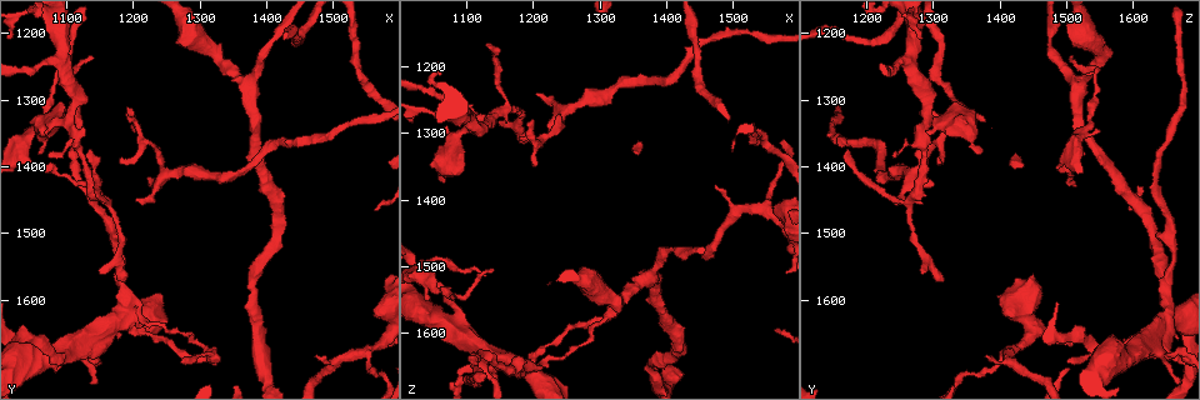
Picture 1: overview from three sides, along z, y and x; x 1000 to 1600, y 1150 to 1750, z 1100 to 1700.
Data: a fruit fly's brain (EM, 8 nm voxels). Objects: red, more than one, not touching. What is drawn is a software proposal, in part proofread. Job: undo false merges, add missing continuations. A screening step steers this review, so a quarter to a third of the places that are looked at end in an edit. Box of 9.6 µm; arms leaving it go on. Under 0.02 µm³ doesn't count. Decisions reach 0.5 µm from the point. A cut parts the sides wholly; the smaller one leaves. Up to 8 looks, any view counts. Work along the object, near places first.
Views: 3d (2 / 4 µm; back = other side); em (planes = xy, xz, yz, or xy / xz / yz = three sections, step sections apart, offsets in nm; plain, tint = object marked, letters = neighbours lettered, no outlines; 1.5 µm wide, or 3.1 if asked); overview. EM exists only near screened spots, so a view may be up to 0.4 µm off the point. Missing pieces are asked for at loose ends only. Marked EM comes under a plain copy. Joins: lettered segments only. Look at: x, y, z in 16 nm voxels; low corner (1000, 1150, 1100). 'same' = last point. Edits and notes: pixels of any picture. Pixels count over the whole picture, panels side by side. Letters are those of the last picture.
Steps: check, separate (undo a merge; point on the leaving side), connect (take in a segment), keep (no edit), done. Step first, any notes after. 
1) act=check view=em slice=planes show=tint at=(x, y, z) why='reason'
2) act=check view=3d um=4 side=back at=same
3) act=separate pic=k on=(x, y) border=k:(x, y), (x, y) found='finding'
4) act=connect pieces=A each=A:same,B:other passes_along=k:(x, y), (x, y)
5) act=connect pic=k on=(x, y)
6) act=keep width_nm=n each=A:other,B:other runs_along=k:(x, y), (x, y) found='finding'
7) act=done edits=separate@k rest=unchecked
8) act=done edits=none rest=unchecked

act=check view=em slice=planes show=letters at=(1335, 1250, 1545) why='thin neck'

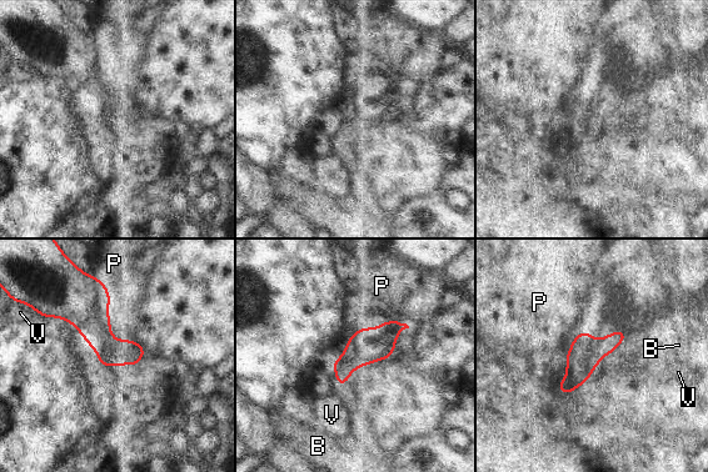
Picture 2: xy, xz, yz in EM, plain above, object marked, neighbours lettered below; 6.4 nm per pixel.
act=keep longest_contact=P:340nm each=B:other,P:other,V:other border=2:(408, 325), (385, 321), (357, 330) found='all the same neuron'

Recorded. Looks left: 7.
act=check view=em slice=planes show=letters at=(1095, 1235, 1265) why='arms part here'

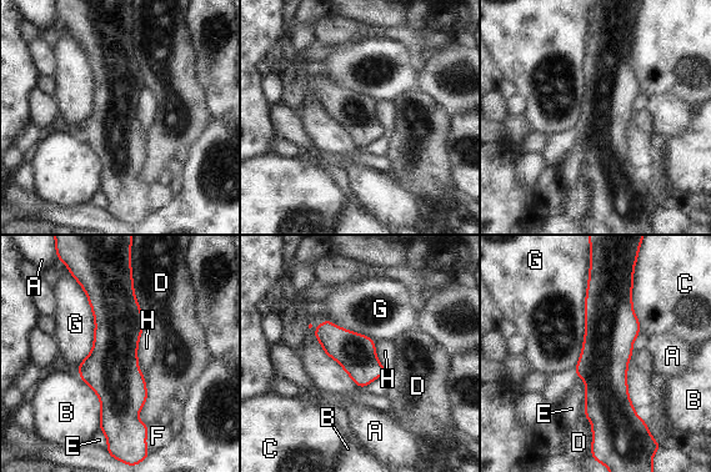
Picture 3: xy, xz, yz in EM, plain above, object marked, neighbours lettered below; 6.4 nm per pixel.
act=keep longest_contact=G:480nm each=A:other,B:other,C:other,D:other,E:other,F:other,G:other,H:other found='continuous, no second neuron'

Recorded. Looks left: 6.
act=check view=3d um=2 at=(1135, 1235, 1505) why='thin end'

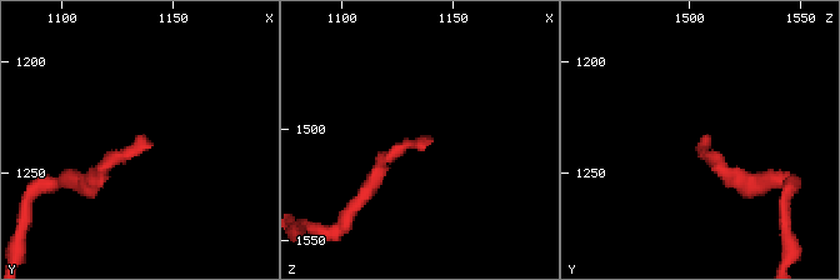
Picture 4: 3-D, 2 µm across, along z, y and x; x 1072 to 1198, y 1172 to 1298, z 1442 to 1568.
act=check view=em slice=planes show=letters at=(1137, 1231, 1507) why='shape alone is not enough'

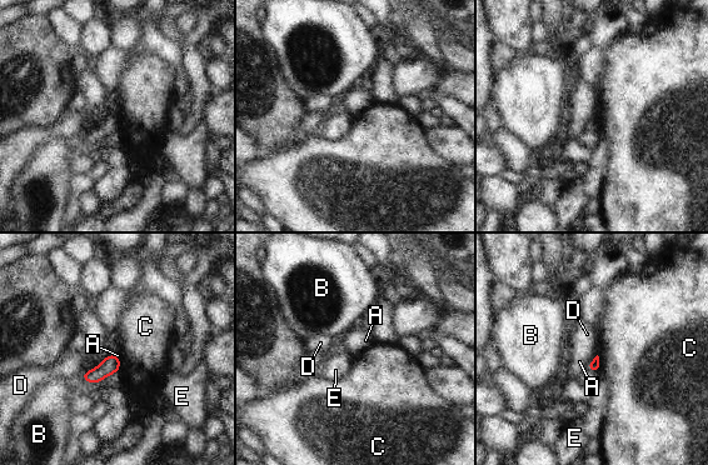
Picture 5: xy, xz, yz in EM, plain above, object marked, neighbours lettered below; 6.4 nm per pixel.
act=keep longest_contact=A:120nm each=A:other,B:other,C:other,D:other,E:other found='none of them fits'

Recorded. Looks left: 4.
act=done edits=none rest=unchecked

